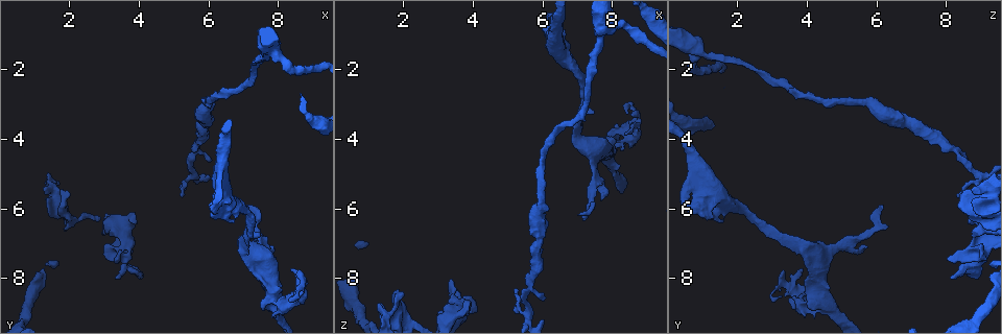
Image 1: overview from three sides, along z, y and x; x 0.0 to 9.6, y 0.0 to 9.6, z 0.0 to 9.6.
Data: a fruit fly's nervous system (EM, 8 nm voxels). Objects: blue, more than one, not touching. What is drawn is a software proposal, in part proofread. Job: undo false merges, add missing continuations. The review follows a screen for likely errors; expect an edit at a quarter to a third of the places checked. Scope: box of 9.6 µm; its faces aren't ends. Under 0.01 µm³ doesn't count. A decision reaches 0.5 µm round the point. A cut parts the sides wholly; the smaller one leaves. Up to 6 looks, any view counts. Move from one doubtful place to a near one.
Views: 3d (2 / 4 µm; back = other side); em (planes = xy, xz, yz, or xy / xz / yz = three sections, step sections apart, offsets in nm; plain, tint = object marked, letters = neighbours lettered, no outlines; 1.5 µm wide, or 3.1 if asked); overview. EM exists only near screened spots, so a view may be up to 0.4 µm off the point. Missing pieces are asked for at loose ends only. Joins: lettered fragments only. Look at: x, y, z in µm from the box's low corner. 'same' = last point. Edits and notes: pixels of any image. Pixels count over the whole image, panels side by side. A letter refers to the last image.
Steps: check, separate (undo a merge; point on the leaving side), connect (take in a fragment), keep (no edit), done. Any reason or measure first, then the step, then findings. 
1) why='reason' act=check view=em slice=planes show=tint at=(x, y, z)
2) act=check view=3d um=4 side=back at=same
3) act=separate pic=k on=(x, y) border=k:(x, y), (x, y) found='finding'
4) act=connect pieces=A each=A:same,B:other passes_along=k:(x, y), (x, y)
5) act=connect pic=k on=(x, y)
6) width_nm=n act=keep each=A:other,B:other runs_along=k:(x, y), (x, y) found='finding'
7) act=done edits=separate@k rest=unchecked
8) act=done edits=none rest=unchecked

why='branch stops here' act=check view=em slice=planes show=letters at=(7.65, 7.10, 5.70)

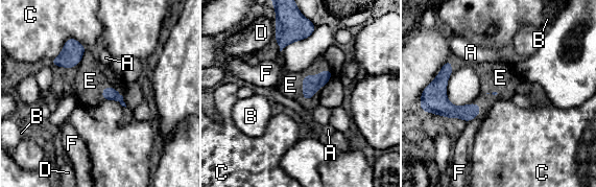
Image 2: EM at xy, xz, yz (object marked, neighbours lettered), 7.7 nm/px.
act=connect pieces=E each=A:other,B:other,C:other,D:other,E:same,F:other found='the neuron continues'

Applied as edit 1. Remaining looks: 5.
why='redraw' act=check view=overview

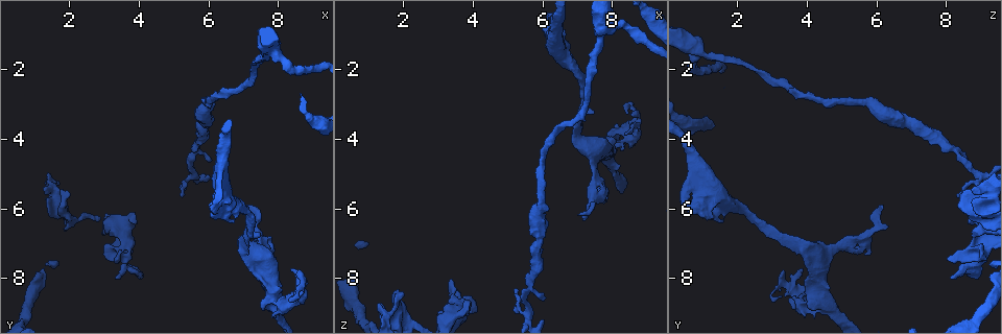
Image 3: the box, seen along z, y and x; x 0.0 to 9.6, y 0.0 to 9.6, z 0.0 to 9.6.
why='an open end' act=check view=3d um=2 at=(4.15, 7.95, 8.85)

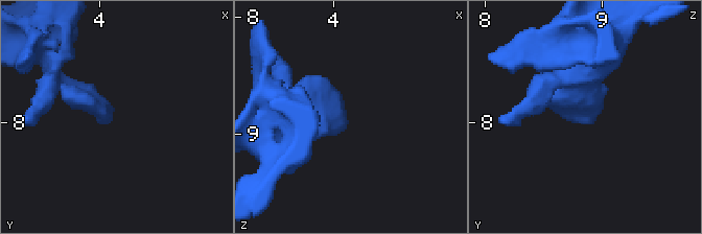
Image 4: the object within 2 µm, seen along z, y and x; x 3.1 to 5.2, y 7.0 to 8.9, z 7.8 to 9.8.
why='need the tissue' act=check view=em slice=planes show=letters at=(4.10, 7.94, 8.80)

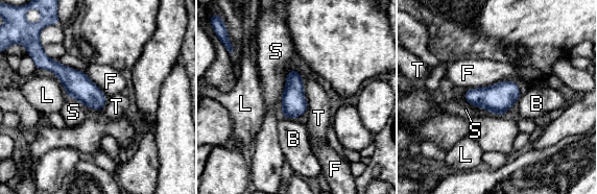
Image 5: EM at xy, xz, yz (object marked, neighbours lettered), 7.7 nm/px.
width_nm=150 act=keep each=B:other,F:other,L:other,S:other,T:other border=5:(300, 73), (303, 79), (306, 113) found='none of them fits'

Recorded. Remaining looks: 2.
act=done edits=connect@2 rest=unchecked

